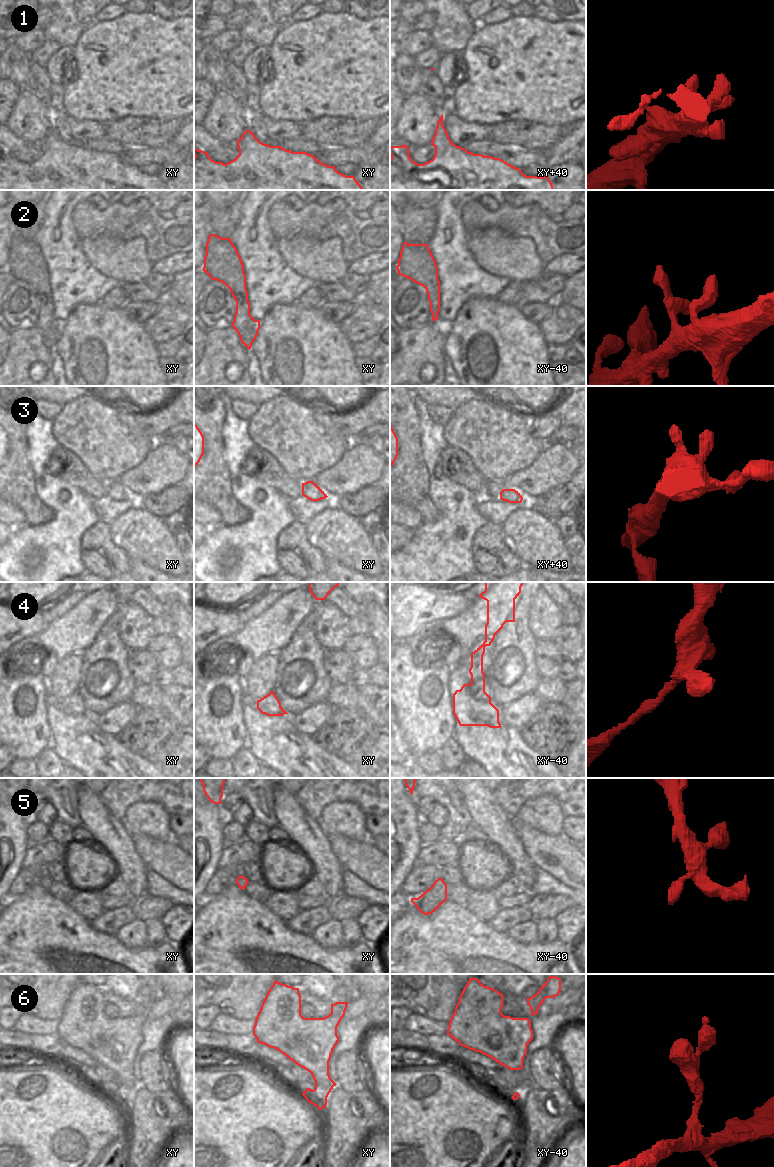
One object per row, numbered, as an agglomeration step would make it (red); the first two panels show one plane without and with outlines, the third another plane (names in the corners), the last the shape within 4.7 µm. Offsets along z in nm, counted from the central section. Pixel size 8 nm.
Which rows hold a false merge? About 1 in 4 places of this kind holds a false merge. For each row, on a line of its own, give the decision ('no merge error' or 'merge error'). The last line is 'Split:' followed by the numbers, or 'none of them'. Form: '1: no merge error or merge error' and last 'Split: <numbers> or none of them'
1: no merge error
2: no merge error
3: no merge error
4: merge error
5: no merge error
6: no merge error
Split: 4

